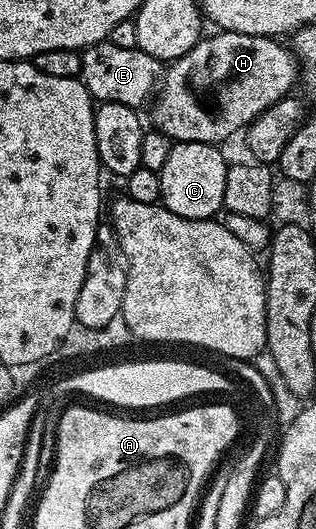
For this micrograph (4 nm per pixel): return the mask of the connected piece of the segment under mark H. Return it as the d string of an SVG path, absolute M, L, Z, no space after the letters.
M214 31L214 34L203 36L202 40L196 43L196 47L192 47L192 51L188 51L188 55L184 55L180 59L169 62L164 69L164 80L161 82L160 88L157 90L156 96L153 98L152 106L154 110L151 111L150 117L153 128L159 129L164 135L168 135L171 141L177 143L180 141L195 141L196 143L208 143L209 145L218 145L229 139L233 133L241 134L247 125L250 125L256 118L264 111L268 111L268 107L280 100L280 98L287 96L291 92L290 89L300 77L300 66L291 50L282 46L281 40L273 37L257 37L256 35L240 35L239 33L227 33L225 31Z

